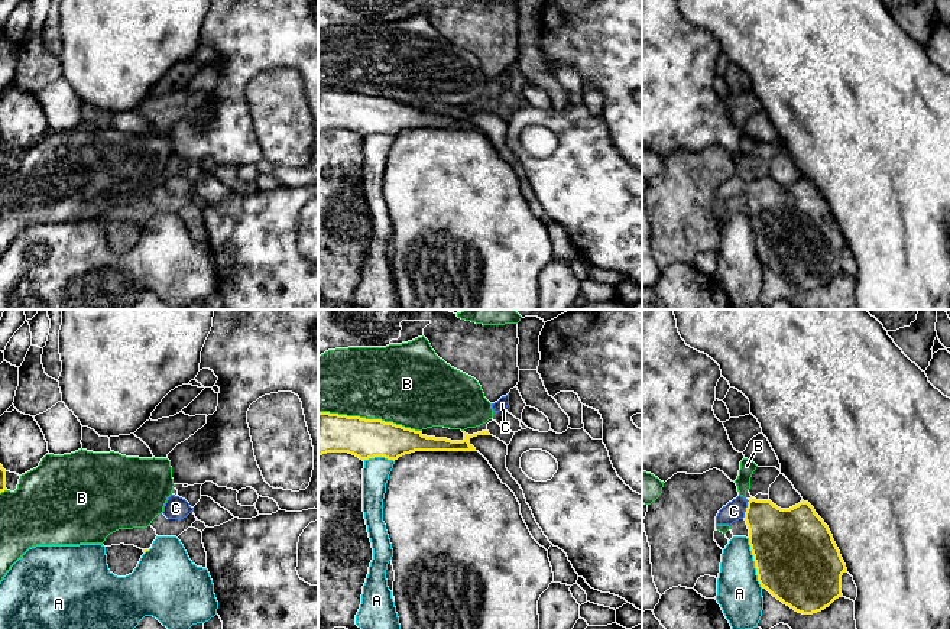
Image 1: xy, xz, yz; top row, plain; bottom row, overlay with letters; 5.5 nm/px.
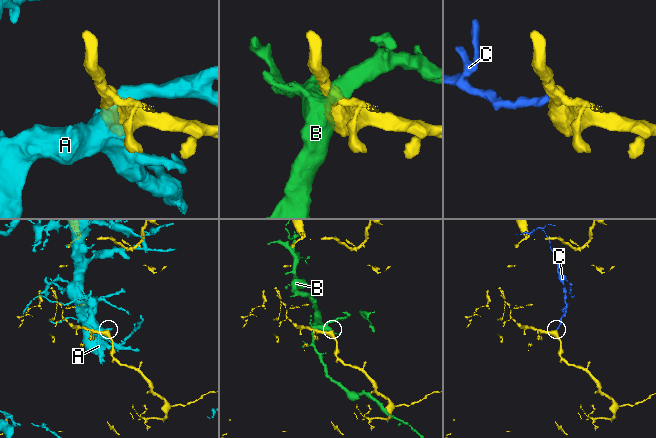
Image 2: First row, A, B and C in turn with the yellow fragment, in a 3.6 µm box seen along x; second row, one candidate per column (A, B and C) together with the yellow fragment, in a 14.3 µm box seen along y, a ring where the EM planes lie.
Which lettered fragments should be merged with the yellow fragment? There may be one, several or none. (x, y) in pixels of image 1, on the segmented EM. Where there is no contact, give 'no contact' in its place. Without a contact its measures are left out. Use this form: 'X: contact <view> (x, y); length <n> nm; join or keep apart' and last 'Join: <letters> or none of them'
A: contact yz (755, 563); length 280 nm; keep apart
B: contact xz (369, 420); length 600 nm; keep apart
C: contact yz (746, 509); length 100 nm; join
Join: C

